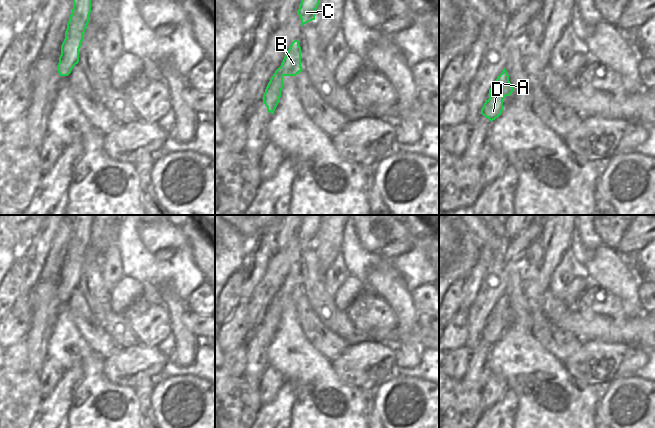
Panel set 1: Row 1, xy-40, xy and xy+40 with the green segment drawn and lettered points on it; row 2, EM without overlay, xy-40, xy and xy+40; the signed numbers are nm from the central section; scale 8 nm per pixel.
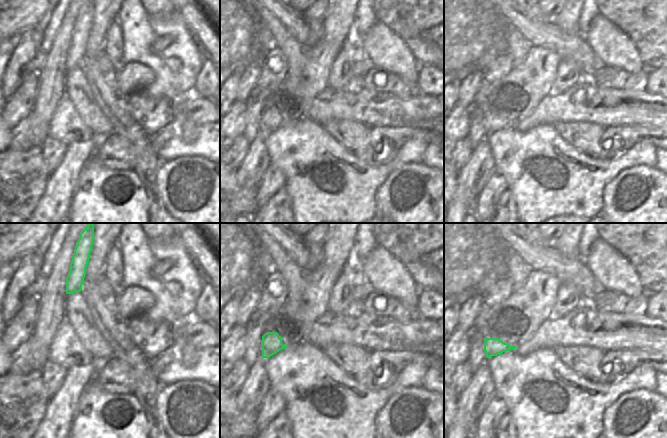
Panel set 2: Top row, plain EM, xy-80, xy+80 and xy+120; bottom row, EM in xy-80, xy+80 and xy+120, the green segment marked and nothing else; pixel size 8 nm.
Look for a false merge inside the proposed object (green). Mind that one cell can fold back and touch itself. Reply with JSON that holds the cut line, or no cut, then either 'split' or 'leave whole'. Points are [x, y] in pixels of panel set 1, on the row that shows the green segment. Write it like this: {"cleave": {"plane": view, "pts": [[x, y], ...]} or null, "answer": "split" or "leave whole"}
{"cleave": null, "answer": "leave whole"}

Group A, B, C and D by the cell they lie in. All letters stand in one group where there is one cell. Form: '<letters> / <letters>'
A B C D

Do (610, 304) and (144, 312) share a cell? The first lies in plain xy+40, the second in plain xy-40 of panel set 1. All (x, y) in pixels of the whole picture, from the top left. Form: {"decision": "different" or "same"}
{"decision": "same"}

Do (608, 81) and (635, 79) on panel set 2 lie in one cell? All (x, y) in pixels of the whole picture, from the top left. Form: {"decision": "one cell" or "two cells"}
{"decision": "one cell"}

